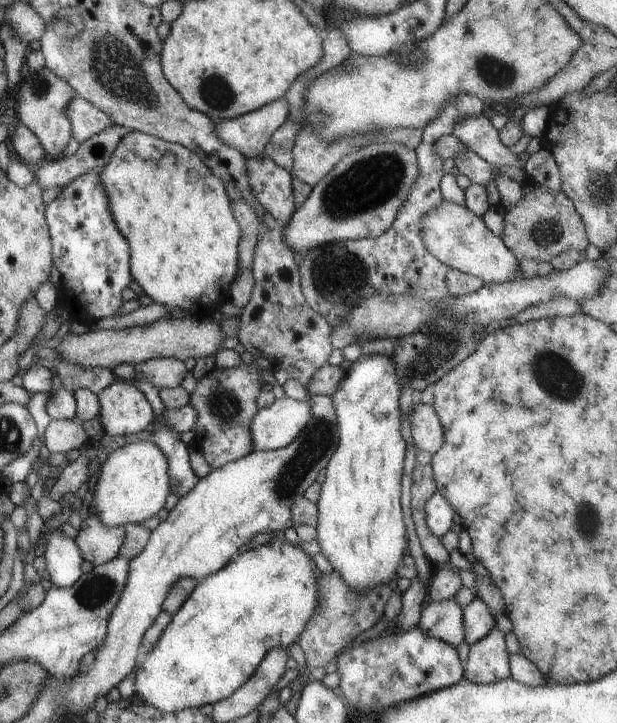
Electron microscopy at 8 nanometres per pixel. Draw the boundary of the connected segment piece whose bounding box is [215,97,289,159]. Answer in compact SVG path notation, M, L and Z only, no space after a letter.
M283 97L229 120L216 120L216 136L248 158L260 158L274 131L286 122L289 104Z

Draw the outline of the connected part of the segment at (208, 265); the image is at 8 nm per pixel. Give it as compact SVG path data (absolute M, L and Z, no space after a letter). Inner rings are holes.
M129 130L101 169L100 180L110 200L114 224L130 245L132 278L142 287L143 294L170 310L180 308L191 316L210 315L224 302L231 302L230 285L240 271L240 225L232 214L224 182L212 174L194 151L147 132Z

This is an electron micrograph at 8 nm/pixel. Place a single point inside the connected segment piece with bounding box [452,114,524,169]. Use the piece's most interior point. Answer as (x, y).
(477, 133)

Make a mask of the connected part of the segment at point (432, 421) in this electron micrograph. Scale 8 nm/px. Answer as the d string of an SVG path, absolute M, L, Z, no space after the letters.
M418 401L411 408L412 440L418 451L426 450L430 454L438 452L445 441L444 429L434 407Z

